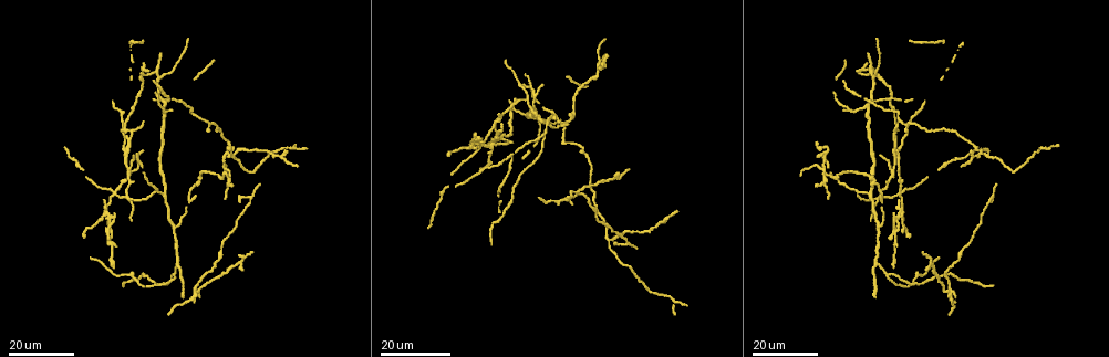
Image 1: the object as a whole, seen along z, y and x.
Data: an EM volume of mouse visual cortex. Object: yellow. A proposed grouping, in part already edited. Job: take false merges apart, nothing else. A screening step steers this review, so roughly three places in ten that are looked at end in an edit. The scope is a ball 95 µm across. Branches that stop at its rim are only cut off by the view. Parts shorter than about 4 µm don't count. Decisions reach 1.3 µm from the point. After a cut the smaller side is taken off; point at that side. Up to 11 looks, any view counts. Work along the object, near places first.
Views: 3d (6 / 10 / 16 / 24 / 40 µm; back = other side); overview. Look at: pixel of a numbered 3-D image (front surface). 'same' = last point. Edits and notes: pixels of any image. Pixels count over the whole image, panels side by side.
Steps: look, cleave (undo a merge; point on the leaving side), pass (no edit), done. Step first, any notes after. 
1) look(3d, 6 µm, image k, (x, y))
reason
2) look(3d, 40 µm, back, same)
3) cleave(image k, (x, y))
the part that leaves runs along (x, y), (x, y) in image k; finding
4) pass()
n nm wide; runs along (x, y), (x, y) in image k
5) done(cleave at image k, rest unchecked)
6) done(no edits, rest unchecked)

look(3d, 16 µm, image 1, (607, 241))
two arms in line, one across

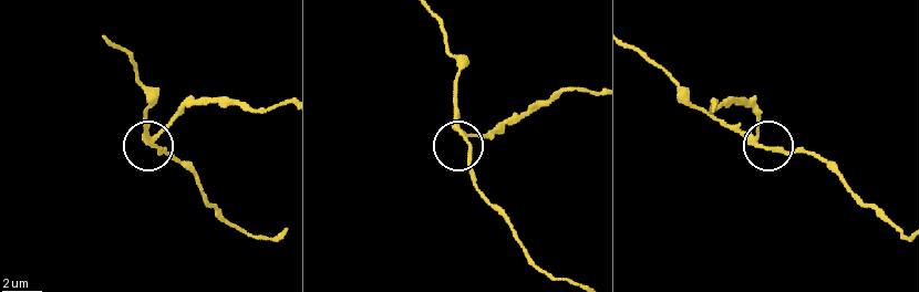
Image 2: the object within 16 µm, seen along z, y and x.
look(3d, 10 µm, image 2, (758, 142))

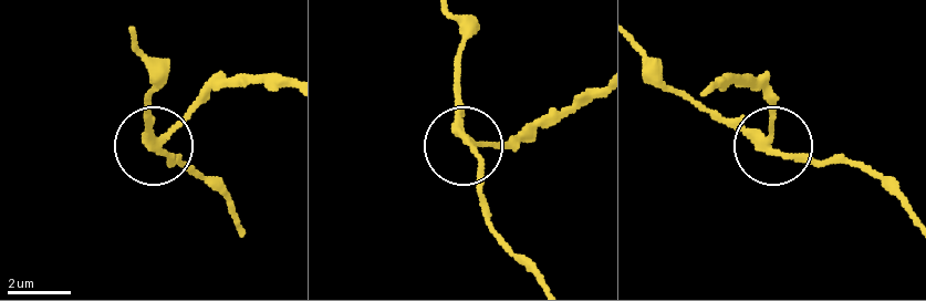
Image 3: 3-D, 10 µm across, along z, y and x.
cleave(image 3, (197, 106))
the part that leaves runs along (166, 133), (219, 85), (290, 81) in image 3; a second neuron is stuck on

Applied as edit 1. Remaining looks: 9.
look(overview)
see it whole again

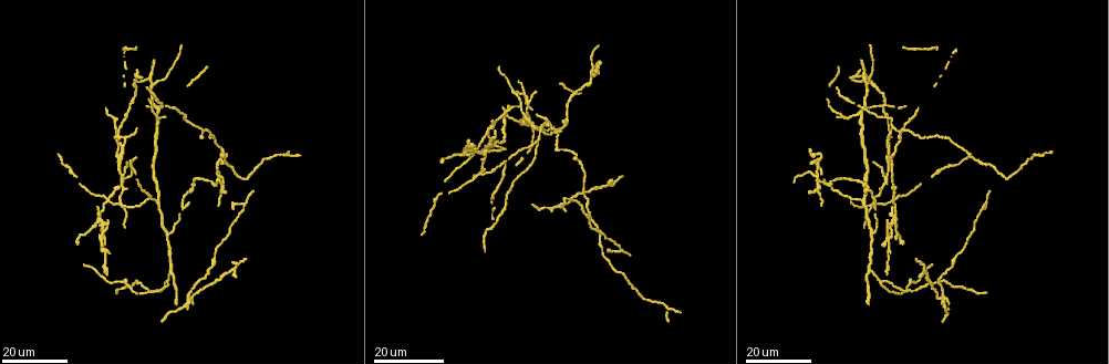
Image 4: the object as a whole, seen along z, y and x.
look(3d, 24 µm, image 4, (865, 202))
branch point

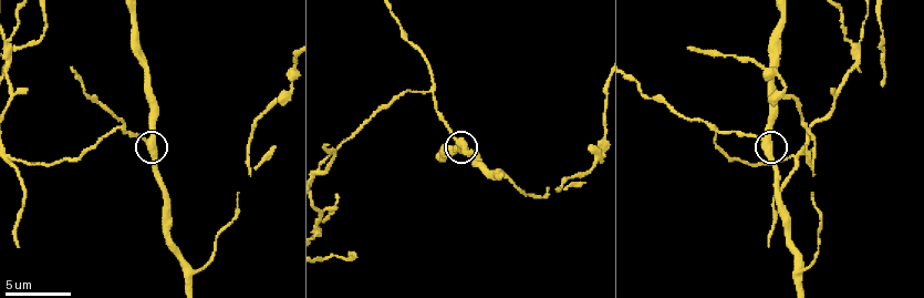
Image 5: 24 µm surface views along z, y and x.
look(3d, 6 µm, image 5, (457, 141))
zoom in

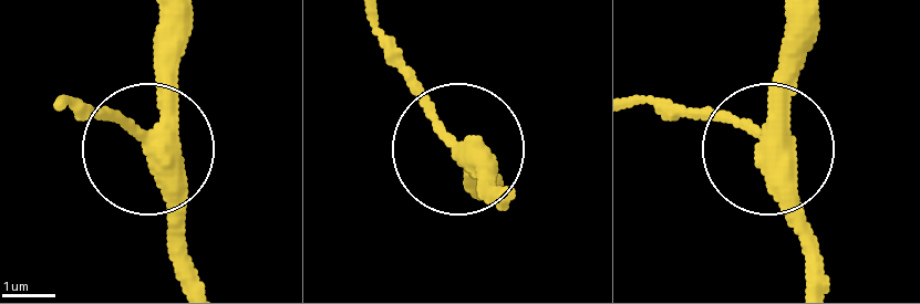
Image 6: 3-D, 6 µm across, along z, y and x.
pass()
3 arms; runs along (792, 23), (792, 103), (765, 155), (805, 274) in image 6; one neuron here

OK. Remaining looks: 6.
look(3d, 24 µm, image 4, (157, 110))
three-way junction

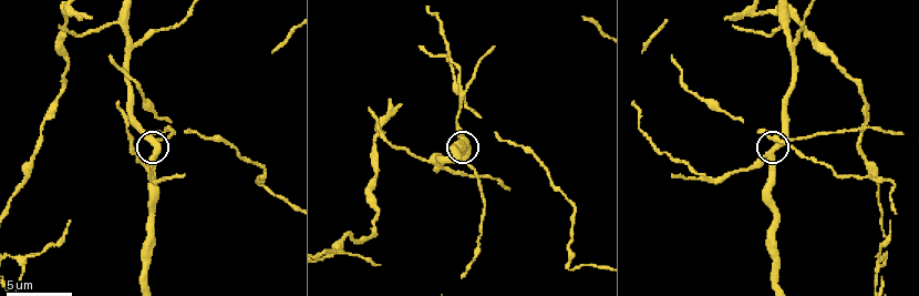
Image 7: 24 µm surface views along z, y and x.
look(3d, 10 µm, image 7, (778, 145))

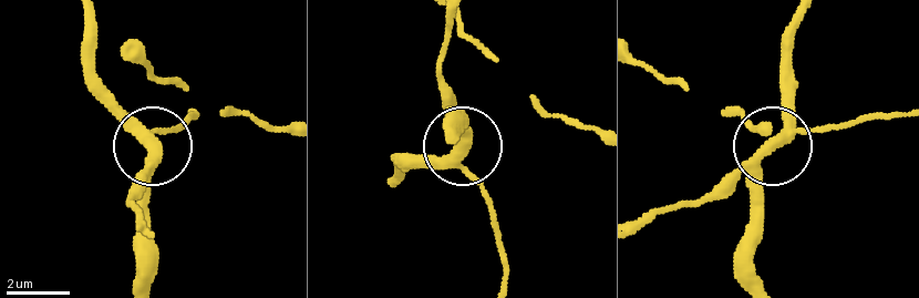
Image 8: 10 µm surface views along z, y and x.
look(3d, 6 µm, image 8, (769, 148))

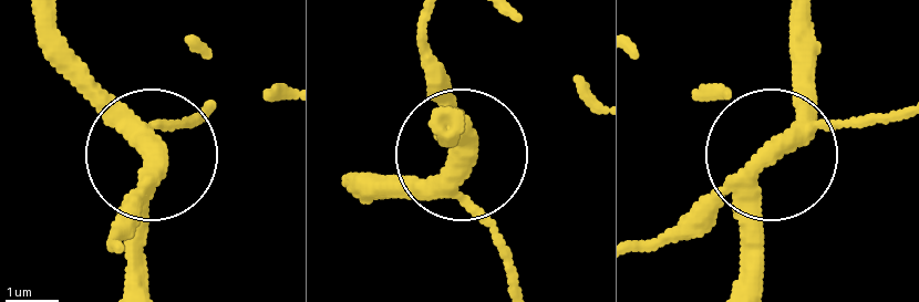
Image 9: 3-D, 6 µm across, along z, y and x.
pass()
one neuron here

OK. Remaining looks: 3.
look(3d, 6 µm, image 7, (151, 177))
three-way junction

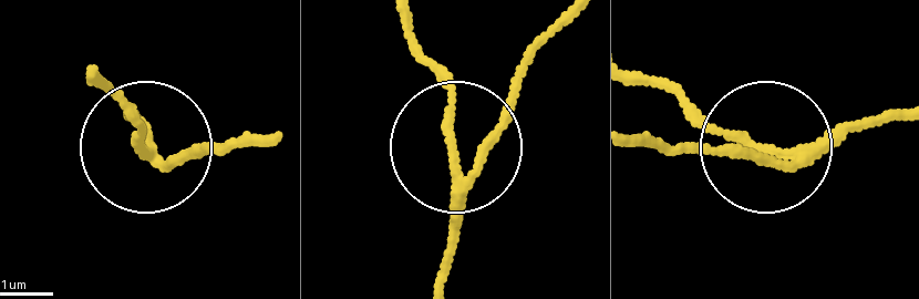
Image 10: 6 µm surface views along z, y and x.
look(3d, 6 µm, back, image 10, (449, 139))

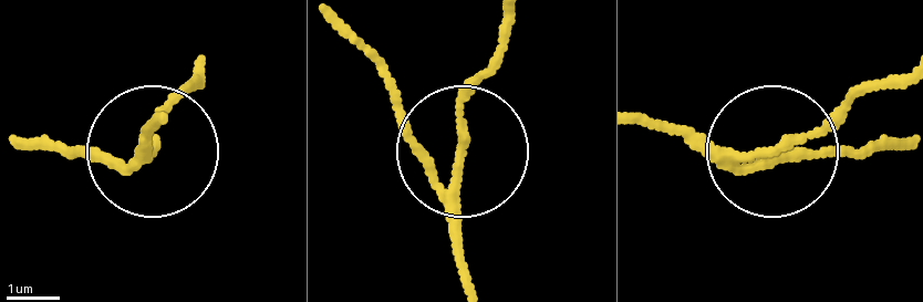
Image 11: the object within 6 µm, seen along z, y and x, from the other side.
pass()
3 arms; one neuron here

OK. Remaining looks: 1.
done(cleave at image 3, rest unchecked)

